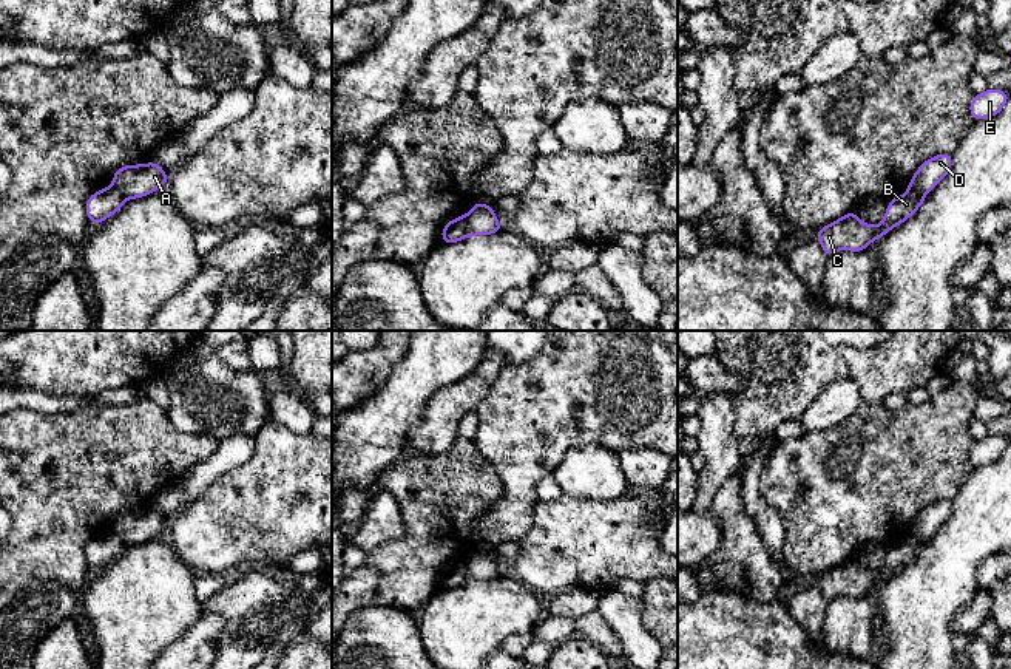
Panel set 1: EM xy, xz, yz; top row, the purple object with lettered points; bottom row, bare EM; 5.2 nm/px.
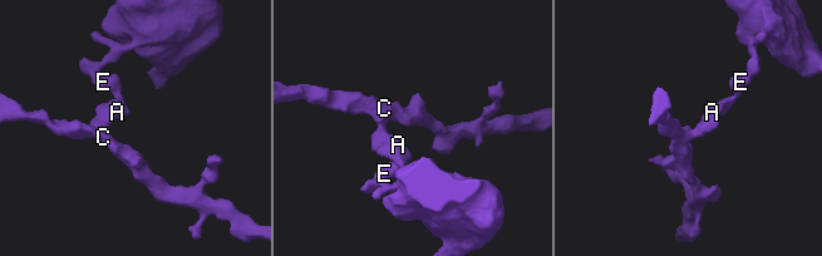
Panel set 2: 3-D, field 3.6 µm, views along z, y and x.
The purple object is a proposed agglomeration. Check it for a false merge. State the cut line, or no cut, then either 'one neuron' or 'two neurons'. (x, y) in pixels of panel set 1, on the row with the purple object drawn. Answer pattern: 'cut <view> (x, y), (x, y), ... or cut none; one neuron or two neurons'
cut xz (466, 215), (465, 234), (460, 238); two neurons

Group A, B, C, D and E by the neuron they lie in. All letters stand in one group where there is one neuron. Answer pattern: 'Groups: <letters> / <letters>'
Groups: A D E / B C

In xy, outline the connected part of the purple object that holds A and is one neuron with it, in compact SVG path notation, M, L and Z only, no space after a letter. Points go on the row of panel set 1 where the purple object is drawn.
M154 161L148 164L123 165L117 168L113 176L113 185L117 187L127 199L151 195L167 184L168 176L165 170Z

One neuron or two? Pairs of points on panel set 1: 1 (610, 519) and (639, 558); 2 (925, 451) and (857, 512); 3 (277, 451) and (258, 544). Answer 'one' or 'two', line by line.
1: one
2: one
3: one

